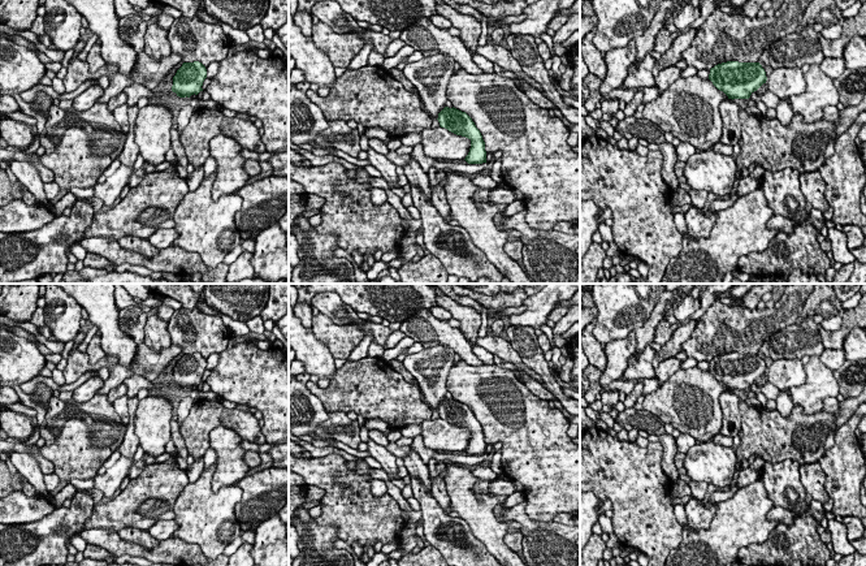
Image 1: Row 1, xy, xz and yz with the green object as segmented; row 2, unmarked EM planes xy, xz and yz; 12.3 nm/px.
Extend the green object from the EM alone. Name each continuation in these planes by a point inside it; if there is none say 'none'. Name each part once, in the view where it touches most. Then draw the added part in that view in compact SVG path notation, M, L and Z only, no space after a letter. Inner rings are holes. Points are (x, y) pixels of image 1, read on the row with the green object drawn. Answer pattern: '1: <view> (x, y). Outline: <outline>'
none

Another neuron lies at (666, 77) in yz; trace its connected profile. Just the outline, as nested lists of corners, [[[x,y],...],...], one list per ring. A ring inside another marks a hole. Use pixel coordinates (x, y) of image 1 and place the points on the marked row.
[[[668,66],[658,73],[654,86],[658,88],[659,96],[671,83],[680,78],[681,70],[677,66]]]

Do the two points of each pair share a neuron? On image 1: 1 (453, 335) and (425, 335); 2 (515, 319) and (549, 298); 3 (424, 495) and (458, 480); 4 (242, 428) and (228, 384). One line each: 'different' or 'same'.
1: same
2: same
3: different
4: different

